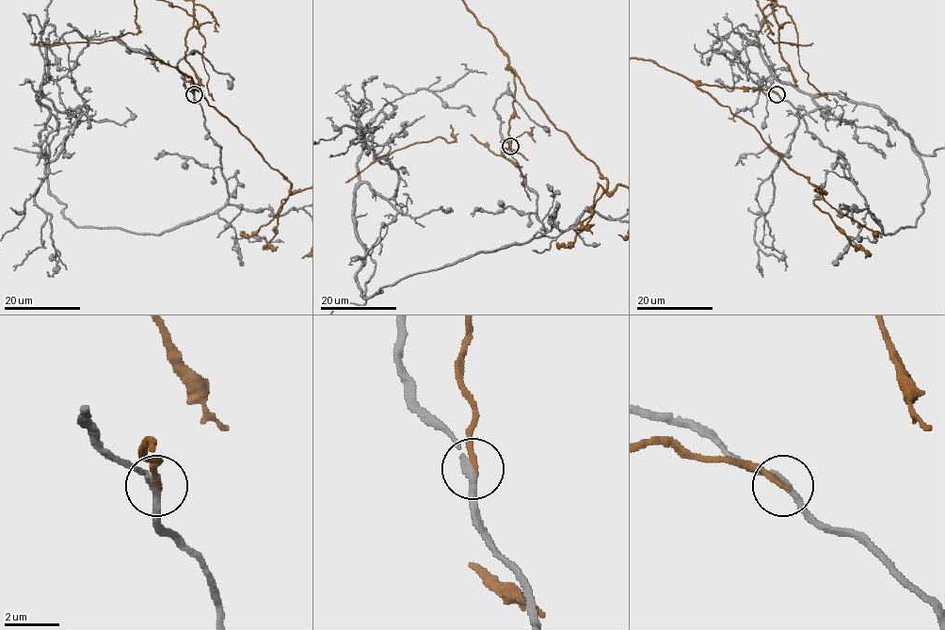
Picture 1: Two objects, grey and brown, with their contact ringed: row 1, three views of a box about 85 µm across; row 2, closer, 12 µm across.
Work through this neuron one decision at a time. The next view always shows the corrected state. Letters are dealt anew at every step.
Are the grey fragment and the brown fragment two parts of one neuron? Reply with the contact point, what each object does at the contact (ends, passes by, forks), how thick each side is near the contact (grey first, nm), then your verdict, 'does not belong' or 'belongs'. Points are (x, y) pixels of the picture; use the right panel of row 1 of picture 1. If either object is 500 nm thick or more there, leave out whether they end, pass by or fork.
place (776, 94); grey passes by; brown ends; calibres 240 and 200 nm; does not belong

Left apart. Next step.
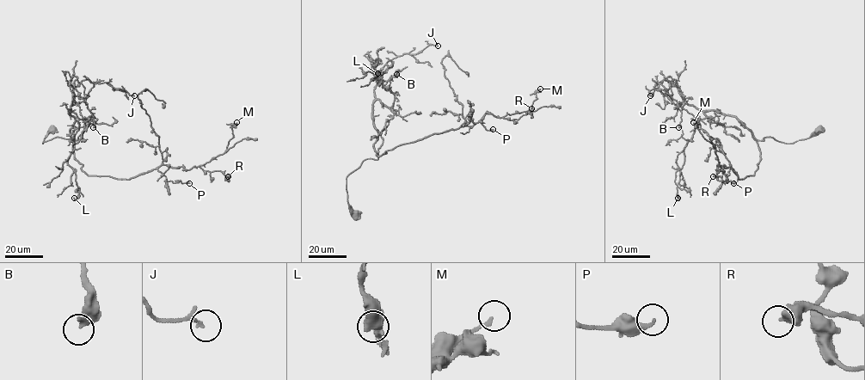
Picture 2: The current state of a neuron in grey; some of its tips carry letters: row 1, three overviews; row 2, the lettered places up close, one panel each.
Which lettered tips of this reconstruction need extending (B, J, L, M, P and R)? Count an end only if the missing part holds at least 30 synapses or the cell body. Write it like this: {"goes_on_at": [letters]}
{"goes_on_at": []}

